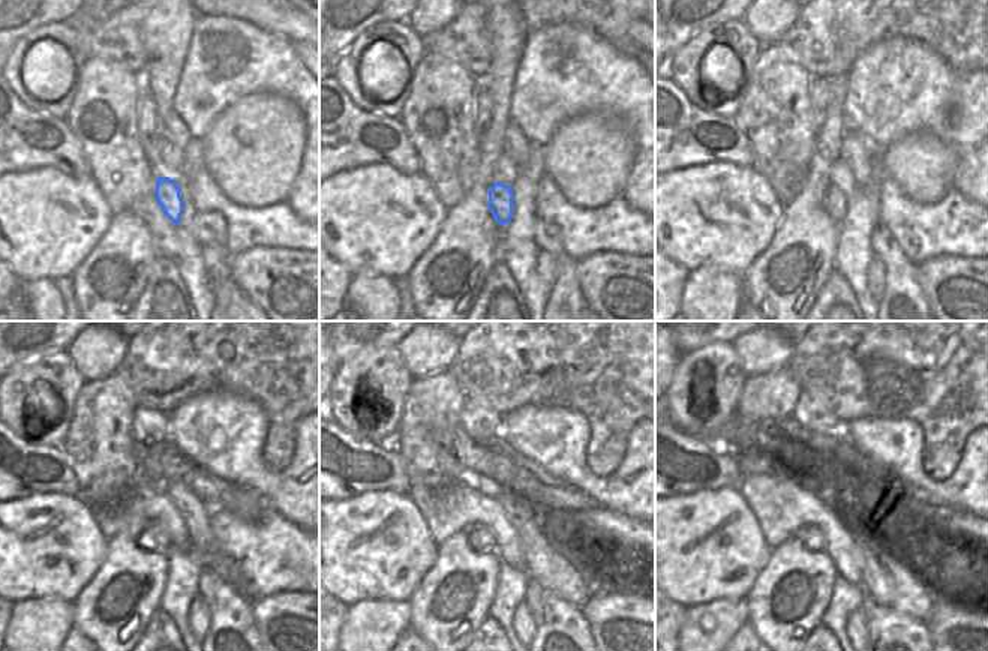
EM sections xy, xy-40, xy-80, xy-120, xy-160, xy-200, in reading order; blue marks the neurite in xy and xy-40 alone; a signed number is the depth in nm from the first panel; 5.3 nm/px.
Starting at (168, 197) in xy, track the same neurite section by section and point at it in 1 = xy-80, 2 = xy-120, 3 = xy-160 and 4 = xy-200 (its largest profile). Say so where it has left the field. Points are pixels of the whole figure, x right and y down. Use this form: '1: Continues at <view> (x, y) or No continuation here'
1: Continues at xy-80 (835, 203)
2: Continues at xy-120 (155, 539)
3: Continues at xy-160 (480, 537)
4: Continues at xy-200 (811, 536)

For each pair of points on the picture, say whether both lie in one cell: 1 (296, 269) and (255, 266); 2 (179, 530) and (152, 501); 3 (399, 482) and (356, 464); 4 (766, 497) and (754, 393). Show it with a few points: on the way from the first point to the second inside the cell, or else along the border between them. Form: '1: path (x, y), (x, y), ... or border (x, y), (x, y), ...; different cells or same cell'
1: path (285, 269), (266, 267); same cell
2: path (173, 522), (159, 509); same cell
3: path (389, 473), (366, 467); same cell
4: border (744, 476), (780, 474), (798, 482); different cells

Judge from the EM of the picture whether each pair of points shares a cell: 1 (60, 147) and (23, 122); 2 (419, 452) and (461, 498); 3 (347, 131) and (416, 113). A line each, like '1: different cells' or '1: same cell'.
1: same cell
2: different cells
3: different cells

